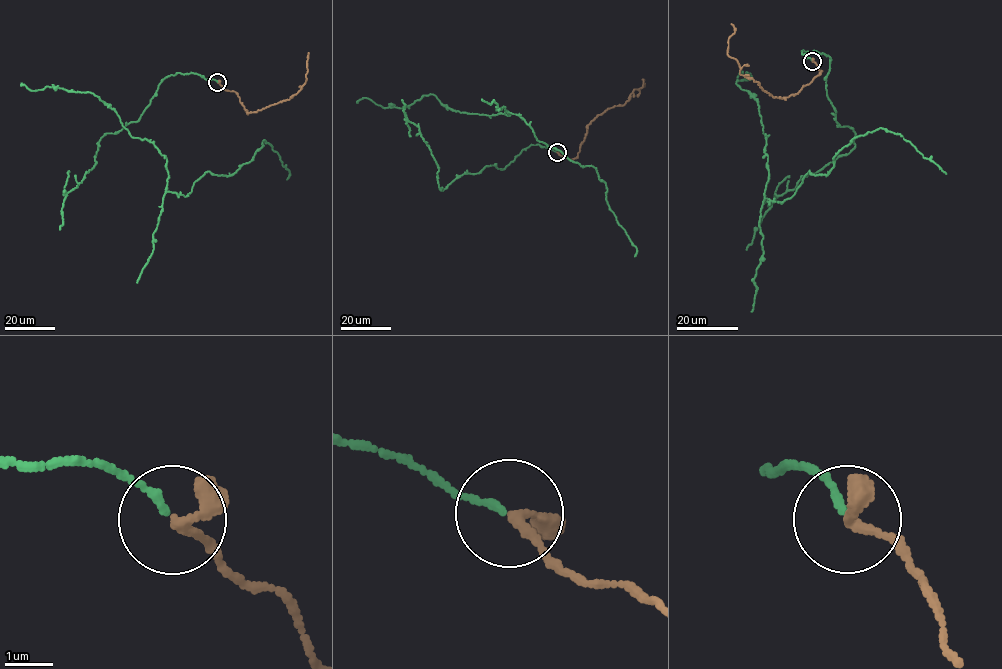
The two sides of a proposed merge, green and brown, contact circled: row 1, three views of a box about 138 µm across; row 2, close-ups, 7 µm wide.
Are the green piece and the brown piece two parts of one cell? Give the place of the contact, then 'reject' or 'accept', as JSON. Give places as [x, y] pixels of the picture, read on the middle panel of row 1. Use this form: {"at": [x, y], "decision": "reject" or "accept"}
{"at": [557, 152], "decision": "accept"}

